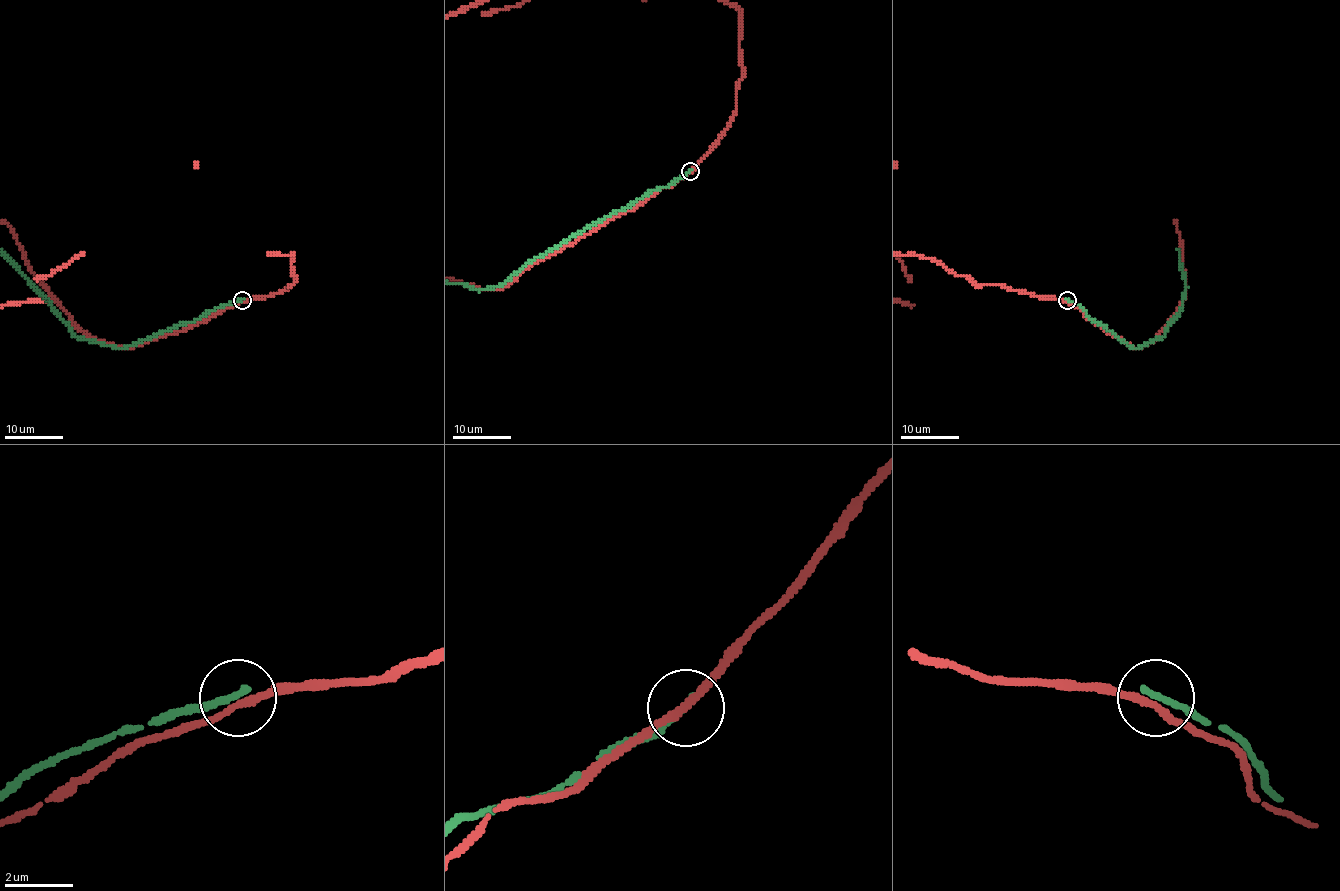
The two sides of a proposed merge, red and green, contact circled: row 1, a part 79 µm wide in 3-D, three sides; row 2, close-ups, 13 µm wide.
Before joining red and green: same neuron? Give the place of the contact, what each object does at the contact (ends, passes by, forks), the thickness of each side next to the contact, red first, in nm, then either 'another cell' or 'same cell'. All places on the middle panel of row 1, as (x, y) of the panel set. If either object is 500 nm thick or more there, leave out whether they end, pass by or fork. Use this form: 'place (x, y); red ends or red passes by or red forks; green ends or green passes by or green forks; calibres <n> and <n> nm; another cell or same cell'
place (690, 171); red passes by; green ends; calibres 190 and 240 nm; another cell

